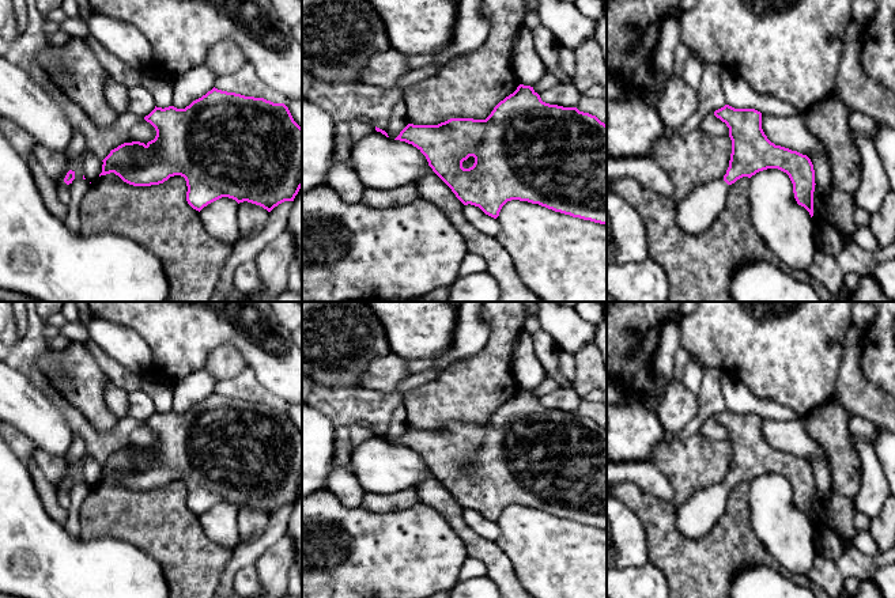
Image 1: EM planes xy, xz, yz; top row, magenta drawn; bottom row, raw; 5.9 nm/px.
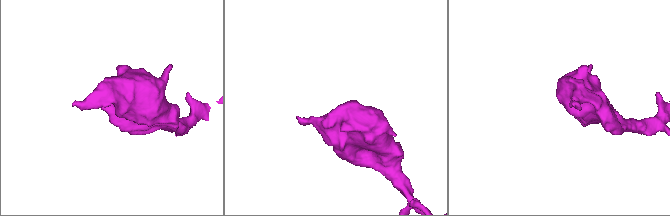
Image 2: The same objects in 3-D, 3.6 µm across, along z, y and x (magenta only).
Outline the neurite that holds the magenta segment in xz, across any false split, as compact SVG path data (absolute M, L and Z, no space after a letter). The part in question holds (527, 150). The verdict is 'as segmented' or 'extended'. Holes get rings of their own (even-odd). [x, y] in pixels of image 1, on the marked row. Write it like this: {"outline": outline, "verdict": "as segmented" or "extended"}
{"outline": "M520 84L517 90L501 101L486 120L450 118L438 125L413 125L408 124L394 139L416 147L427 159L433 171L452 189L456 197L464 205L479 207L486 215L496 219L502 207L511 200L539 204L555 212L607 224L607 125L596 116L579 111L577 107L563 107L550 105L541 101L540 95L530 86Z", "verdict": "as segmented"}

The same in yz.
{"outline": "M729 105L714 111L714 116L726 124L732 140L732 154L726 174L721 179L696 186L684 198L676 211L676 223L688 234L699 234L707 230L724 209L729 186L743 177L751 178L759 171L778 169L786 173L793 183L794 198L813 216L815 170L811 159L797 151L775 145L762 129L762 113L755 109L734 109Z", "verdict": "extended"}

